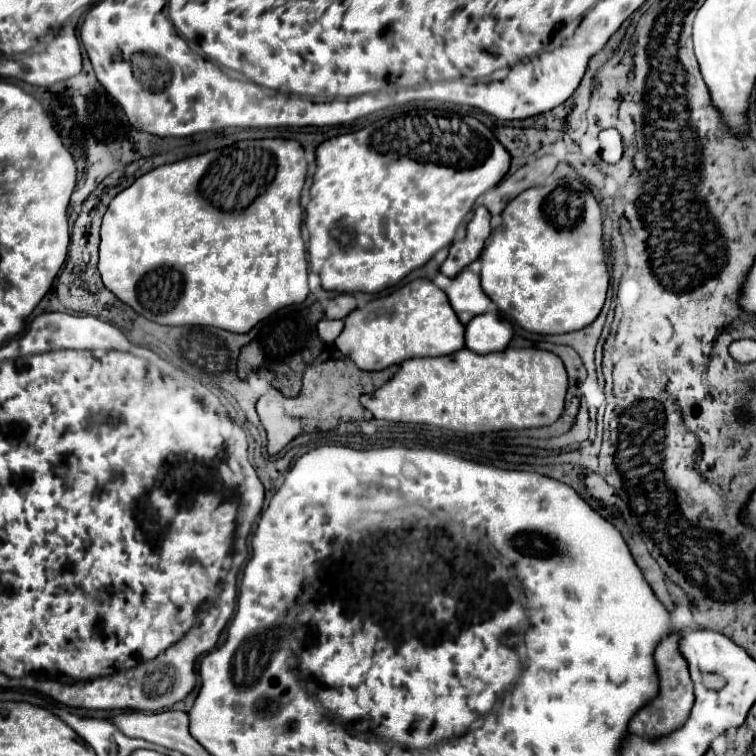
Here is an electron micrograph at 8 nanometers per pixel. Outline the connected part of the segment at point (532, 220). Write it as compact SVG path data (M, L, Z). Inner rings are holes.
M577 178L529 188L509 202L501 216L501 226L490 236L481 254L483 292L527 332L565 334L591 324L603 308L609 272L603 252L601 210L589 188Z

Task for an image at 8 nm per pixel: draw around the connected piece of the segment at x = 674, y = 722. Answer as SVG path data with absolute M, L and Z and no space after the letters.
M671 634L665 640L661 640L655 650L655 662L657 662L657 672L659 672L659 680L661 680L661 690L659 690L659 696L653 702L649 702L645 708L641 708L629 722L629 732L635 736L649 738L649 740L669 736L671 732L679 730L691 714L695 694L693 694L693 682L689 676L689 666L679 650L679 640L681 640L681 634Z

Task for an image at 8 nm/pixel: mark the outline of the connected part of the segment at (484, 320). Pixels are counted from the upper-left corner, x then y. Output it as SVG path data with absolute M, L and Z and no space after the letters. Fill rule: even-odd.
M479 314L465 326L465 346L477 354L505 350L513 336L513 326L497 314Z

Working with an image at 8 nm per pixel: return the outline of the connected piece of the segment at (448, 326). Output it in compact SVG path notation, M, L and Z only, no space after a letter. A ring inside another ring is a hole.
M415 278L389 296L355 308L335 346L361 370L383 370L415 356L445 356L463 348L463 324L455 318L447 294L427 278Z

